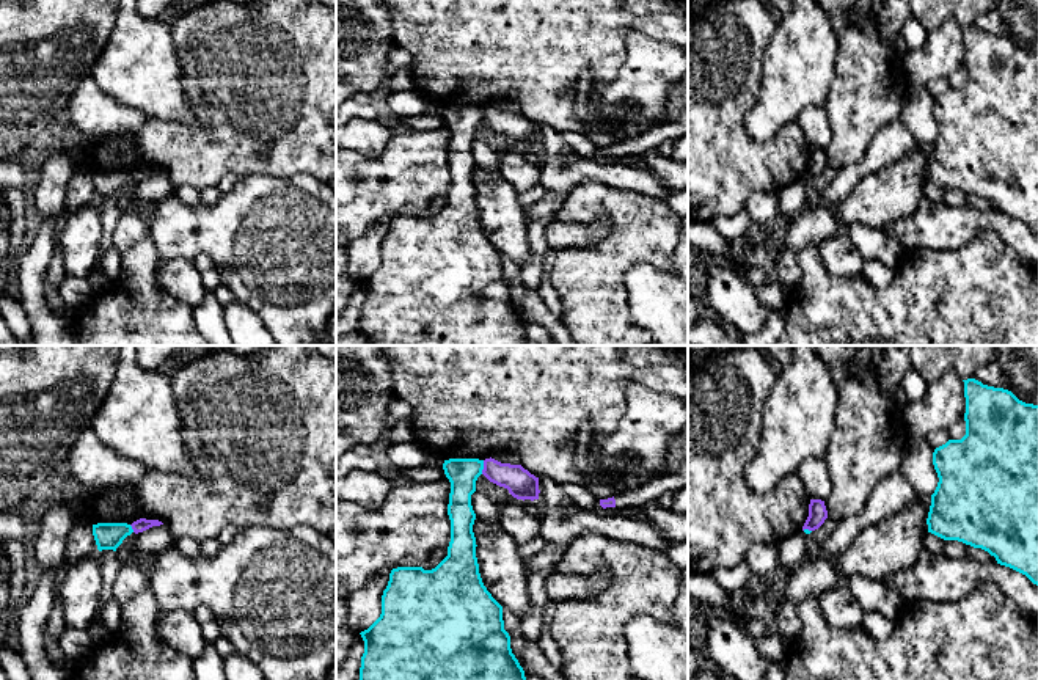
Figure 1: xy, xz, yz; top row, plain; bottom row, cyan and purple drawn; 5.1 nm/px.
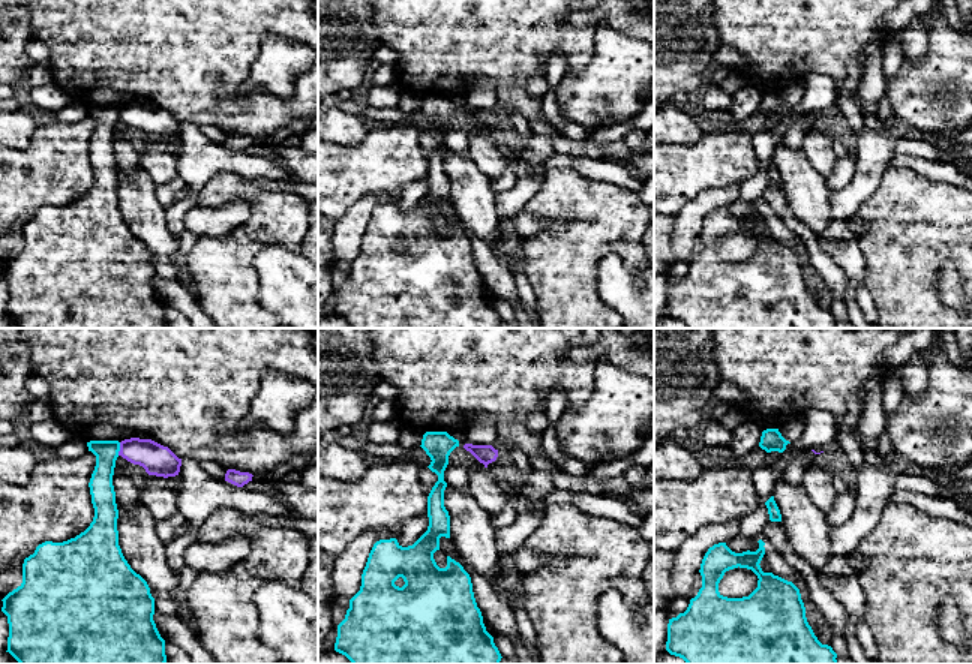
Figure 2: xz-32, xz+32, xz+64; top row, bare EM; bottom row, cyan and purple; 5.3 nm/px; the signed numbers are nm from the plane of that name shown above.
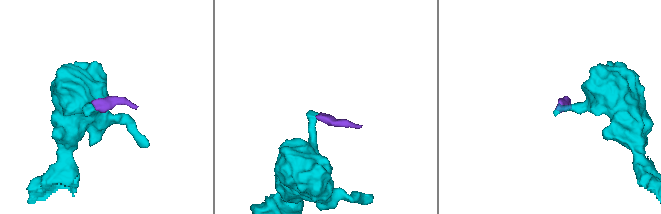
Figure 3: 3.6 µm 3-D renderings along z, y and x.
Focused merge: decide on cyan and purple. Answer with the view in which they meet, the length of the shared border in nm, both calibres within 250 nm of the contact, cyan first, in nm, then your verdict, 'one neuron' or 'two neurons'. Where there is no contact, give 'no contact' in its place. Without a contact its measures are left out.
meets cyan in xz; contact 70 nm long; 160 nm thick on the cyan side, 150 nm on the other; two neurons

